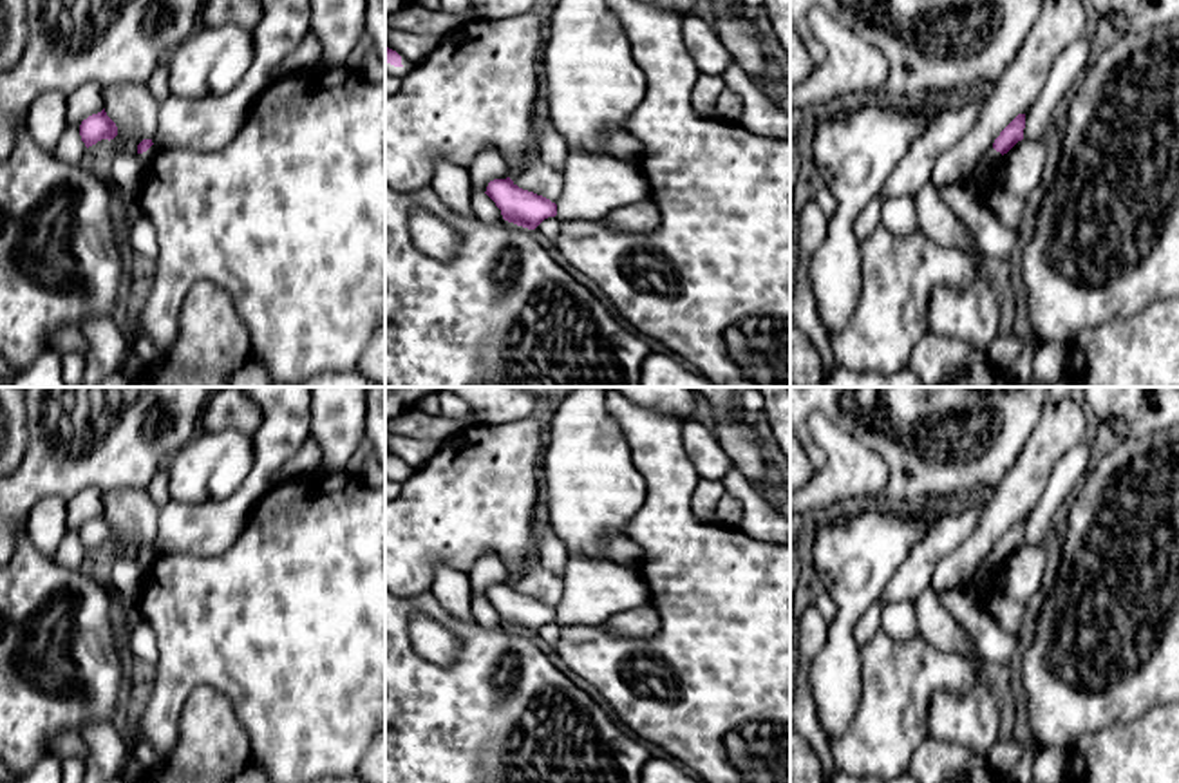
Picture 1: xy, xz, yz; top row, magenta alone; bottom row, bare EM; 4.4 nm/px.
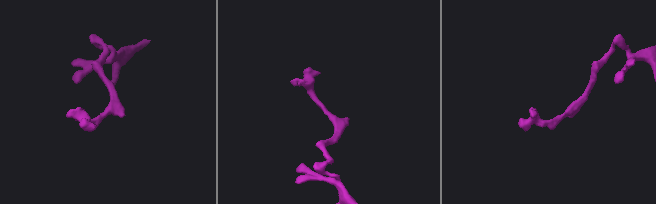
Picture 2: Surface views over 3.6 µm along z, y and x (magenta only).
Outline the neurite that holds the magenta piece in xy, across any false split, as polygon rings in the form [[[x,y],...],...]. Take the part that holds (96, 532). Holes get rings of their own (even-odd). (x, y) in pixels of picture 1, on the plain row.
[[[105,514],[98,519],[89,521],[80,530],[80,541],[85,552],[92,552],[101,544],[114,544],[118,541],[116,528],[107,521]]]

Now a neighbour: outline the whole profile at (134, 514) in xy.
[[[146,488],[101,494],[105,517],[116,528],[118,541],[110,544],[114,559],[137,561],[137,550],[152,544],[159,528],[161,506]]]

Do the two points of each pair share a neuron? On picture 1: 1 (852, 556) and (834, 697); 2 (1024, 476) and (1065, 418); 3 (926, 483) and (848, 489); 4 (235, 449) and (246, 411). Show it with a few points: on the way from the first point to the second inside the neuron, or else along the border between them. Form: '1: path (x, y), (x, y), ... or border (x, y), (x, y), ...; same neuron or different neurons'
1: path (852, 590), (850, 610), (839, 632), (839, 662); same neuron
2: path (1037, 462), (1055, 433); same neuron
3: border (867, 447), (888, 471), (888, 481), (876, 498); different neurons
4: border (201, 429), (237, 429), (250, 436); different neurons

